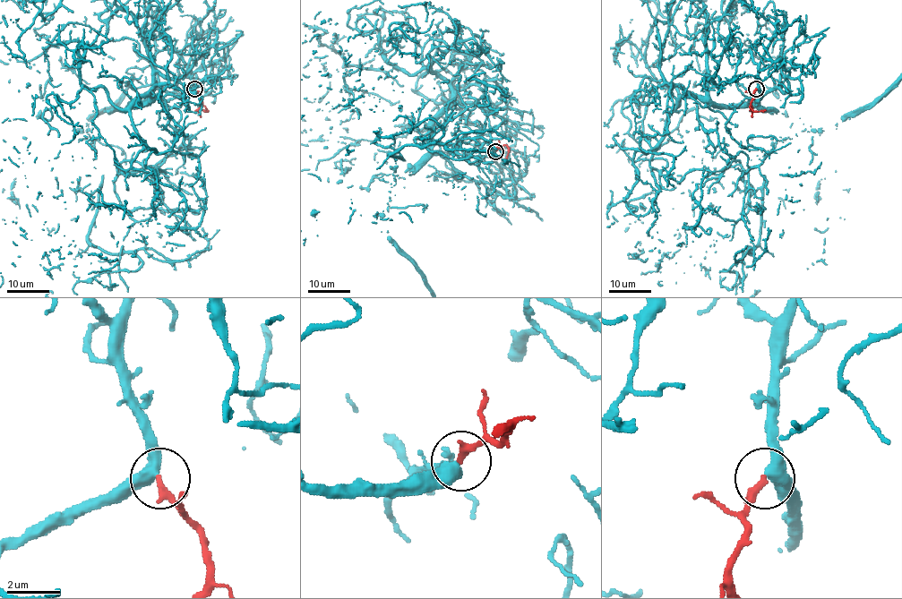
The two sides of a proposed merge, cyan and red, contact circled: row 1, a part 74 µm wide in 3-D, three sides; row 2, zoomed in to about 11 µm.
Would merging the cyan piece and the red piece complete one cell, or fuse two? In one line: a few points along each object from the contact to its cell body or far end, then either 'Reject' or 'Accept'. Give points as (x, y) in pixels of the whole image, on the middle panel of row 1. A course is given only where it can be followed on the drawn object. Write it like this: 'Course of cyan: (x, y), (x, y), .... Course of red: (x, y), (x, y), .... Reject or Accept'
Course of red: (495, 151), (506, 145), (507, 158), (503, 160). Accept

